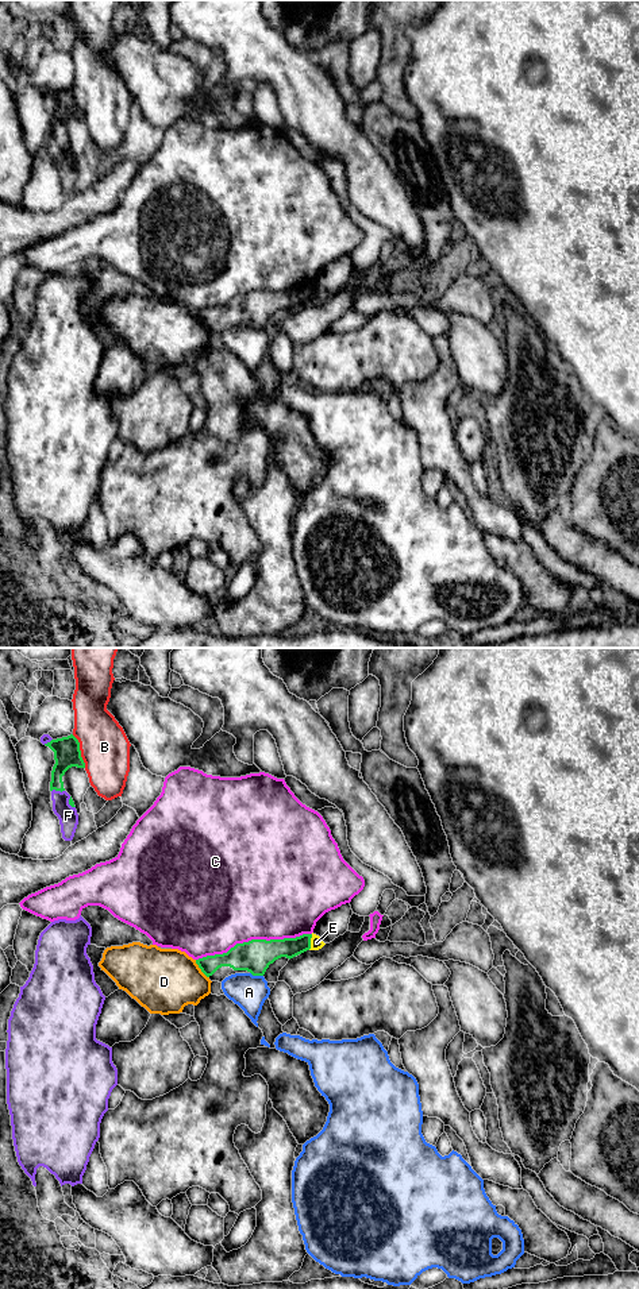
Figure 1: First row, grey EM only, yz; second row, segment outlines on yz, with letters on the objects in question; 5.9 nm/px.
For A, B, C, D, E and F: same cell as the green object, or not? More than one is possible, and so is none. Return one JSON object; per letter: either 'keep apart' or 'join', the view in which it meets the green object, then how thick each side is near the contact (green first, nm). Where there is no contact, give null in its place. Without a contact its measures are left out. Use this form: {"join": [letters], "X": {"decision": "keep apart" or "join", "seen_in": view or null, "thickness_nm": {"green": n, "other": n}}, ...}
{"join": [], "A": {"decision": "keep apart", "seen_in": "yz", "thickness_nm": {"green": 200, "other": 200}}, "B": {"decision": "keep apart", "seen_in": "yz", "thickness_nm": {"green": 160, "other": 300}}, "C": {"decision": "keep apart", "seen_in": "yz", "thickness_nm": {"green": 200, "other": 500}}, "D": {"decision": "keep apart", "seen_in": "yz", "thickness_nm": {"green": 160, "other": 380}}, "E": {"decision": "keep apart", "seen_in": "yz", "thickness_nm": {"green": 130, "other": 80}}, "F": {"decision": "keep apart", "seen_in": "yz", "thickness_nm": {"green": 160, "other": 120}}}

